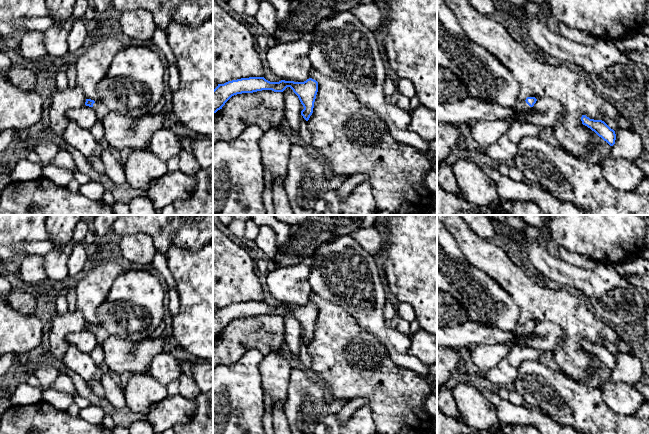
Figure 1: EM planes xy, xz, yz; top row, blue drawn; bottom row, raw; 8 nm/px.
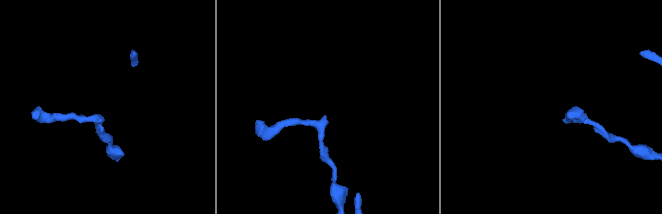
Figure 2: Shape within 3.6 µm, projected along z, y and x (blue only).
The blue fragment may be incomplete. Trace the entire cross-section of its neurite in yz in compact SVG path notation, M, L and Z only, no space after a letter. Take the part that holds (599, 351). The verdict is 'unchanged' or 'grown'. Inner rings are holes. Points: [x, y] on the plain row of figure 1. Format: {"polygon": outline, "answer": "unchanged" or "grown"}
{"polygon": "M586 339L581 341L582 348L594 355L599 361L606 365L610 370L615 368L616 358L604 345L590 343Z", "answer": "unchanged"}

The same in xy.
{"polygon": "M86 323L85 329L89 330L89 331L92 331L95 334L97 344L100 345L100 346L110 336L108 334L108 332L103 327L101 327L99 325L94 325L94 324L91 324L91 323Z", "answer": "grown"}

